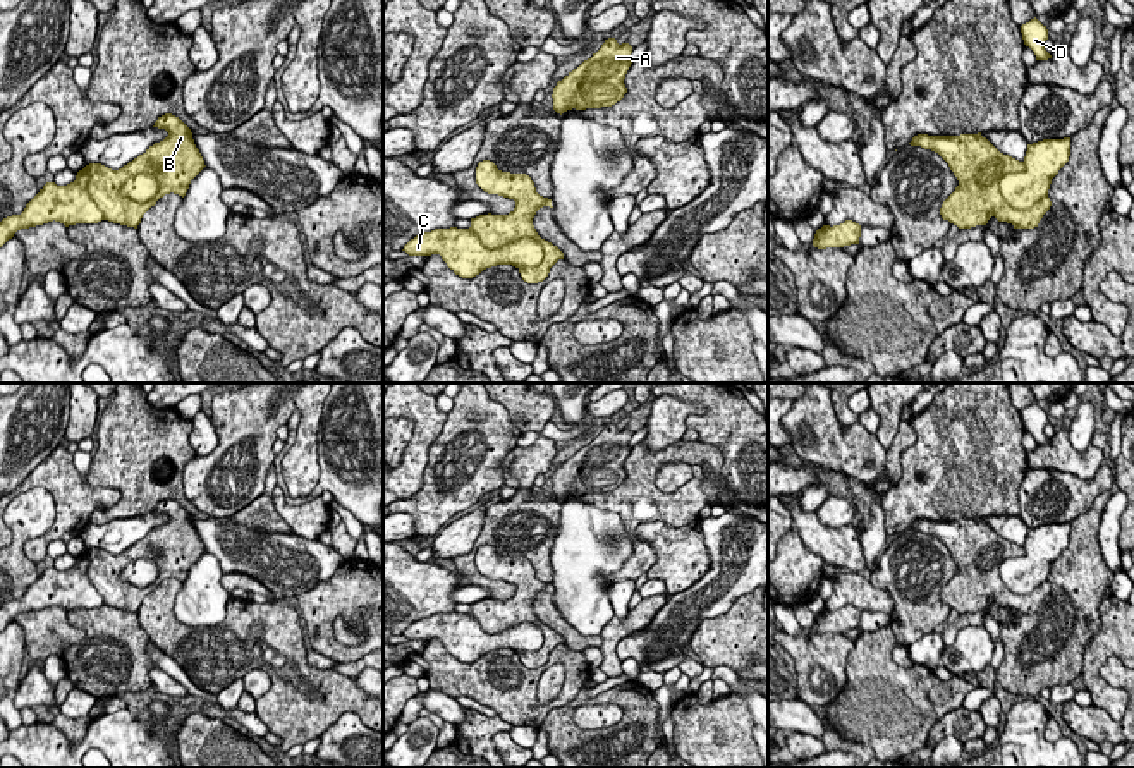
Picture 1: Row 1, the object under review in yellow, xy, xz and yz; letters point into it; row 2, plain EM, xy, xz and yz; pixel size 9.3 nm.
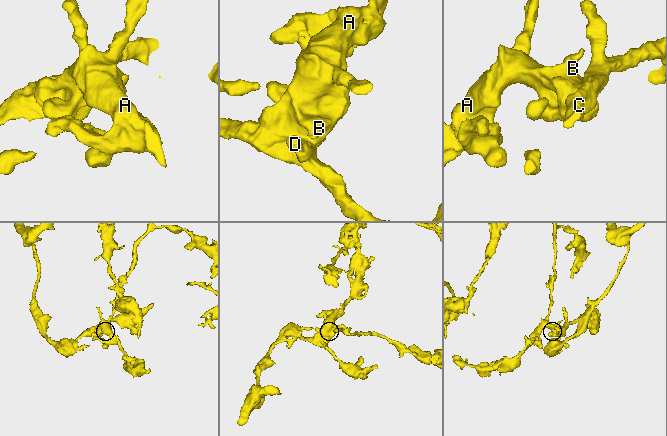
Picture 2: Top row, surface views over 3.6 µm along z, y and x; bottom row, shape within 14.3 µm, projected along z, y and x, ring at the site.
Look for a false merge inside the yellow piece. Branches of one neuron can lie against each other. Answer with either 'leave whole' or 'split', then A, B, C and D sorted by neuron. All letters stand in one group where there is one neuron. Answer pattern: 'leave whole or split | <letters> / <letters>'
split | A B / C D

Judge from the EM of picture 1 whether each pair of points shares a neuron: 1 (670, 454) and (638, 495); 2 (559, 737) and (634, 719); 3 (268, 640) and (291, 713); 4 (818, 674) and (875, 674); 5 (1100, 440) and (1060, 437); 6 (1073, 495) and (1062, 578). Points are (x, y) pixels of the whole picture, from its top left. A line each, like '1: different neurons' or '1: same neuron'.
1: same neuron
2: same neuron
3: same neuron
4: different neurons
5: different neurons
6: different neurons

